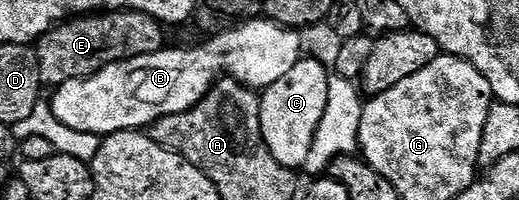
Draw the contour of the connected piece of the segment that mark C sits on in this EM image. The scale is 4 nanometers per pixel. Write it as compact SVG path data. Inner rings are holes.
M301 58L283 78L278 78L260 96L262 138L270 154L282 166L293 170L303 169L315 132L322 121L328 98L329 69L322 62Z

